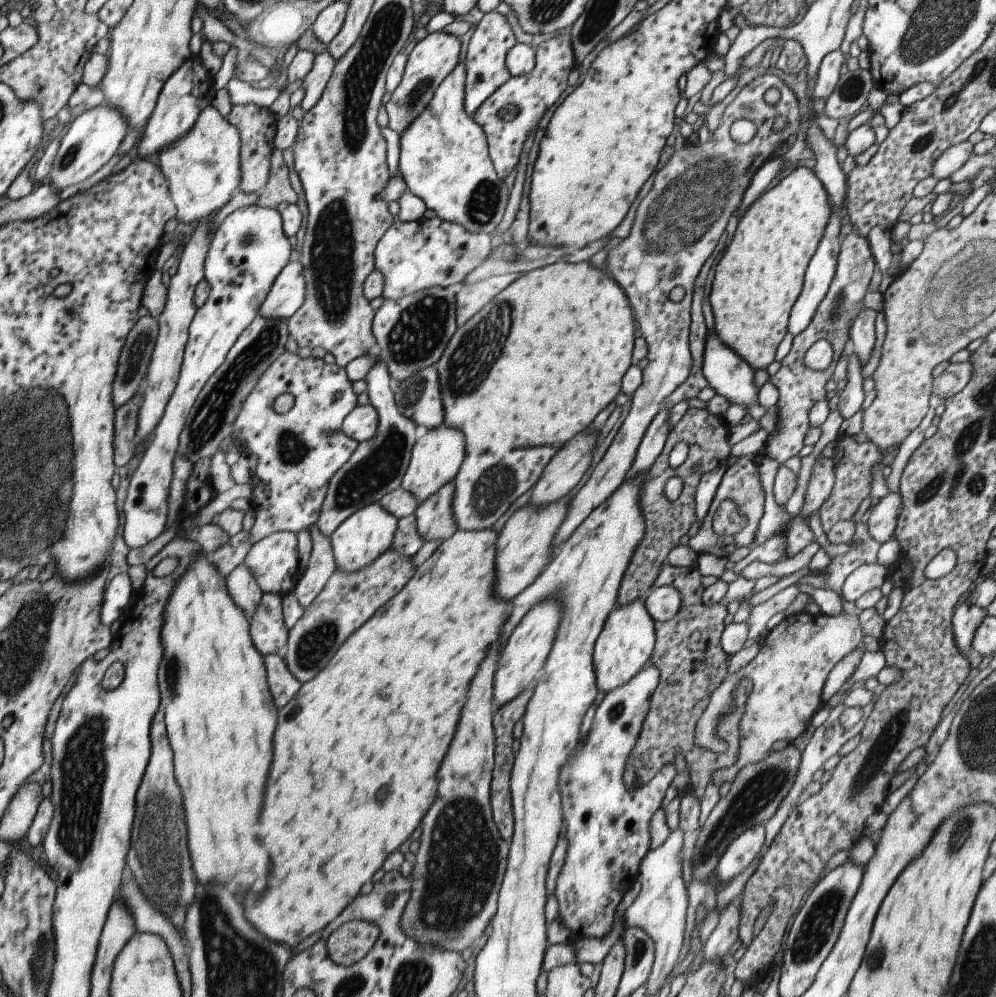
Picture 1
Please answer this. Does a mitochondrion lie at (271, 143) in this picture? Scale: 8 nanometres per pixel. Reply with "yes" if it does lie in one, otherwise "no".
no

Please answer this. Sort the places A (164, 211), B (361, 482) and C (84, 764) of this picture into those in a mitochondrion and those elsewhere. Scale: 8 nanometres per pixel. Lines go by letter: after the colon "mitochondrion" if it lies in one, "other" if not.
A: other
B: mitochondrion
C: mitochondrion

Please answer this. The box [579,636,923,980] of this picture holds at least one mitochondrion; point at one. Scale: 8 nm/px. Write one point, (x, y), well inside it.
(758, 792)

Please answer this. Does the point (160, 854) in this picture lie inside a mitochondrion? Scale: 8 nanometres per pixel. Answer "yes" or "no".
yes

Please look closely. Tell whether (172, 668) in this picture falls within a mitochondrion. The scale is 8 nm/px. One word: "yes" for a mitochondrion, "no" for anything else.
yes

